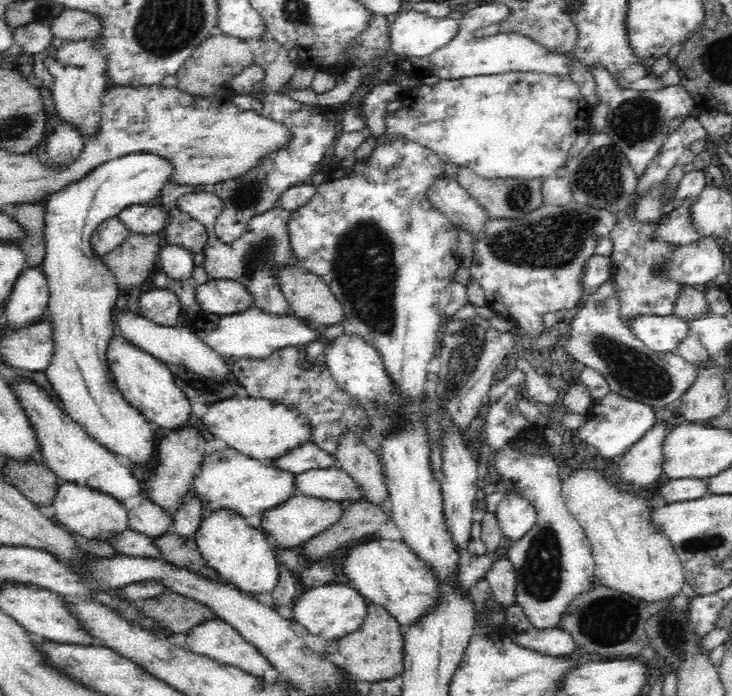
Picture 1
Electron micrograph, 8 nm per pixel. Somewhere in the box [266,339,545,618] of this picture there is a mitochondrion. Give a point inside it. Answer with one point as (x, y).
(388, 417)

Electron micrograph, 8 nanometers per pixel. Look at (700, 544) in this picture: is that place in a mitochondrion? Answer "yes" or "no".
yes

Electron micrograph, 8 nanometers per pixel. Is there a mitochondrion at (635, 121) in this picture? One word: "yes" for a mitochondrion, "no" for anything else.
yes

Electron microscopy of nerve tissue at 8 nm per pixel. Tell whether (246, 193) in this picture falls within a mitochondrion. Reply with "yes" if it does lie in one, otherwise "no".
yes

